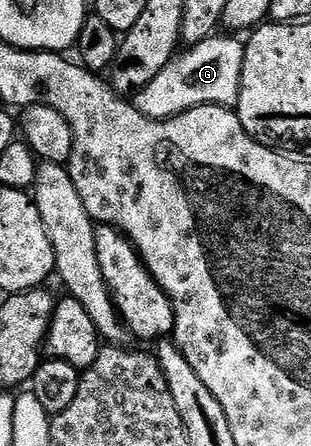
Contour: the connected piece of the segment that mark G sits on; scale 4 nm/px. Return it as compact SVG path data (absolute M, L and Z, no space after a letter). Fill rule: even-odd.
M237 35L221 36L208 37L203 39L203 43L178 52L172 63L163 67L163 71L159 71L159 75L155 75L155 79L136 94L135 104L139 112L149 118L165 120L197 106L236 106L241 90L245 41Z

